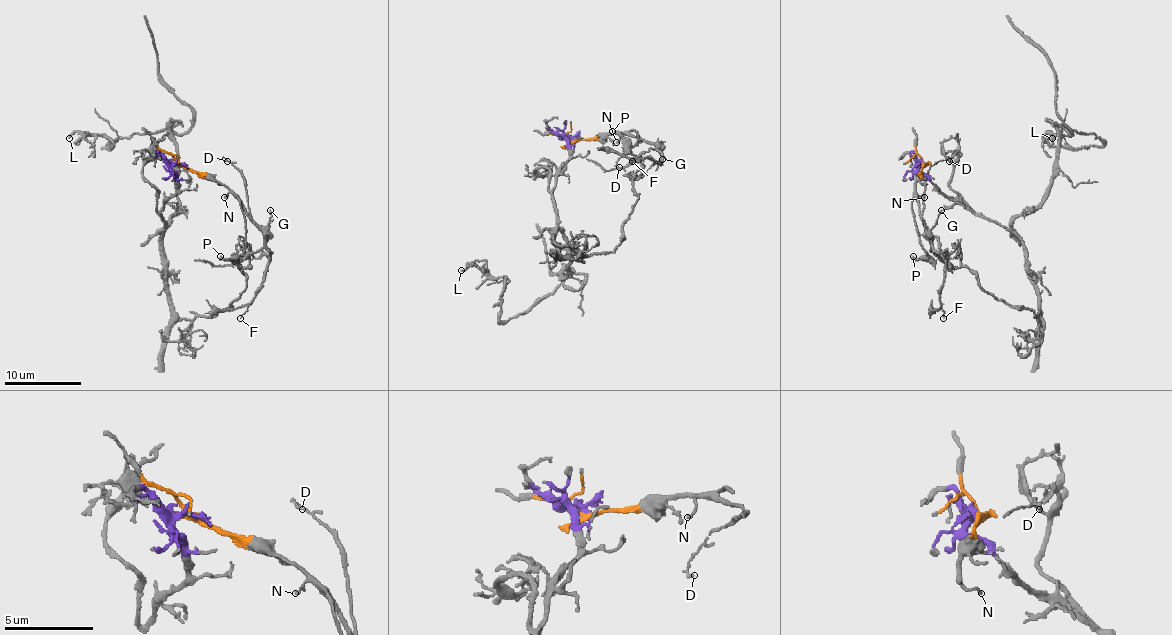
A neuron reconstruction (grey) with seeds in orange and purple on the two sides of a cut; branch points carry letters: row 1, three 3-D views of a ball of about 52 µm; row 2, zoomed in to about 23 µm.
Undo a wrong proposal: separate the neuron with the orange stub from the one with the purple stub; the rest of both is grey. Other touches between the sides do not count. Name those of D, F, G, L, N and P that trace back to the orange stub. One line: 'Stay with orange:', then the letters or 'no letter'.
Stay with orange: D, F, G, N, P

